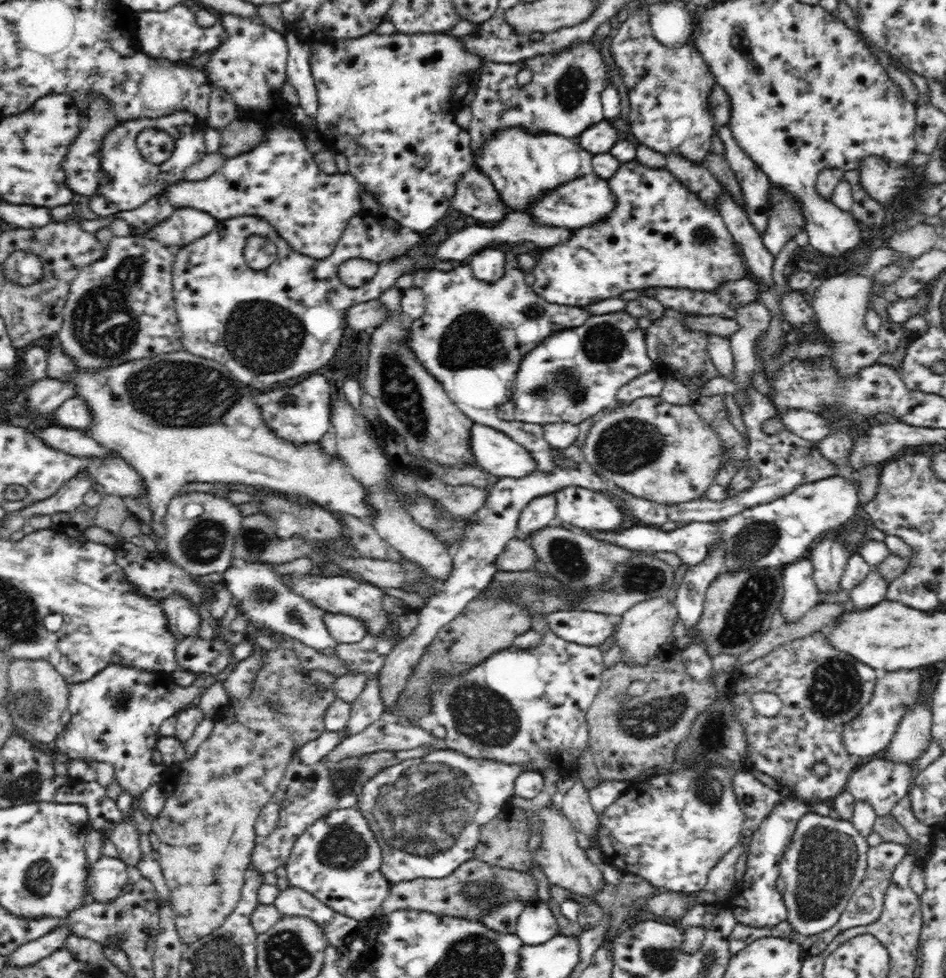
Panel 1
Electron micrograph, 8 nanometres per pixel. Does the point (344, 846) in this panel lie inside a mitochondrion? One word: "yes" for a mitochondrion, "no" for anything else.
yes

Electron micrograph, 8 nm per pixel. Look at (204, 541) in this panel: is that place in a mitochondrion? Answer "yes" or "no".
yes

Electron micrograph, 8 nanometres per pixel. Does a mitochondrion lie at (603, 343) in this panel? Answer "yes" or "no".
yes

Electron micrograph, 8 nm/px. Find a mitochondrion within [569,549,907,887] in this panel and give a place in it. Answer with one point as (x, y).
(745, 620)

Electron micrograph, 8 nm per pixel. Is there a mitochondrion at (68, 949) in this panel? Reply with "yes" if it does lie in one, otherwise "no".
no

